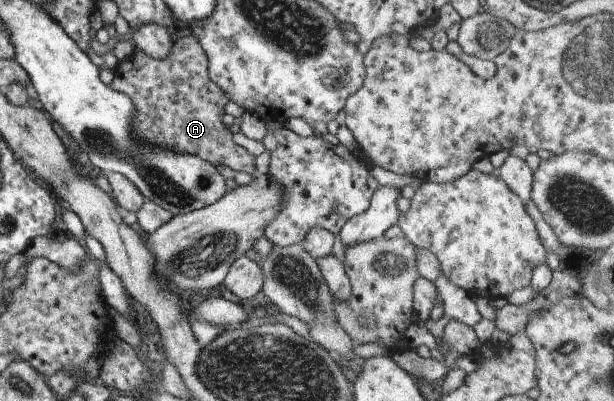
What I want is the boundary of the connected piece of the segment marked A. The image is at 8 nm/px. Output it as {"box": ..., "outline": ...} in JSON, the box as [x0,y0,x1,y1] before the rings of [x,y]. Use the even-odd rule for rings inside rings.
{"box":[109,34,257,175],"outline":[[[193,34],[173,42],[163,59],[151,59],[139,50],[131,59],[121,60],[113,71],[109,87],[125,93],[135,109],[135,117],[131,117],[134,136],[175,153],[196,155],[212,166],[225,165],[249,175],[257,173],[254,157],[243,146],[233,143],[231,131],[221,121],[228,99],[208,76],[207,55]]]}

